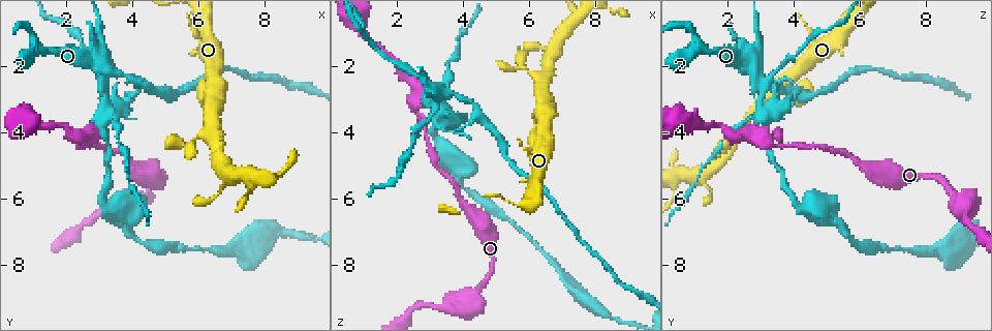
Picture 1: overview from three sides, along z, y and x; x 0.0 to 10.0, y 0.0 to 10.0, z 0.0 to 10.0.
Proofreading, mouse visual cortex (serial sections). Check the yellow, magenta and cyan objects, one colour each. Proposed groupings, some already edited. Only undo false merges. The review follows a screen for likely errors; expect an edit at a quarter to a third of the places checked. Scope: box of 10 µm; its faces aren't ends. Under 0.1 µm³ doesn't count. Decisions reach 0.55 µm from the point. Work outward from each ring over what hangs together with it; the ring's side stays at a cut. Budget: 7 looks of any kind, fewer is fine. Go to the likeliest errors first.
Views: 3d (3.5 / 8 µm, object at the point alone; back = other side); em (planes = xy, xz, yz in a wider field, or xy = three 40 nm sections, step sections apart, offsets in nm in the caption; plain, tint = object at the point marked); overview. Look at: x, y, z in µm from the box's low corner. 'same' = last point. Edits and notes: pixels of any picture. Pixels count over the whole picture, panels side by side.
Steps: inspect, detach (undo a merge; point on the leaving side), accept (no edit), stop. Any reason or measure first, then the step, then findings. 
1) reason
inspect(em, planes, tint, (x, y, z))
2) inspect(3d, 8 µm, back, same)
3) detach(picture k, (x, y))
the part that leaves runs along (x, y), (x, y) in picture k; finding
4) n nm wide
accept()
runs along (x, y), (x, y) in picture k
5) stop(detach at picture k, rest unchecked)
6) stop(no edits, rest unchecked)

thick turns thin
inspect(3d, 8 µm, (3.20, 2.15, 2.85))

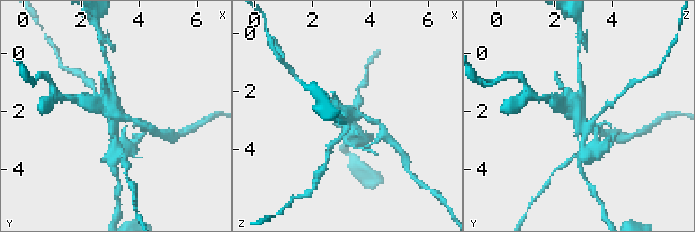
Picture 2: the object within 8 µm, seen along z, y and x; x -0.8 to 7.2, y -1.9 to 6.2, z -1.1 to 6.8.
inspect(3d, 3.5 µm, same)

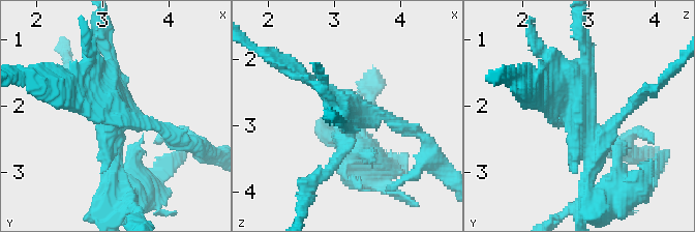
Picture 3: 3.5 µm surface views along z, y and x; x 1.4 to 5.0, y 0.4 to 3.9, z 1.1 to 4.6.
4 arms; arms of 150, 200, 200, 250 nm
inspect(em, xy, step 1, tint, (3.25, 2.15, 2.80))

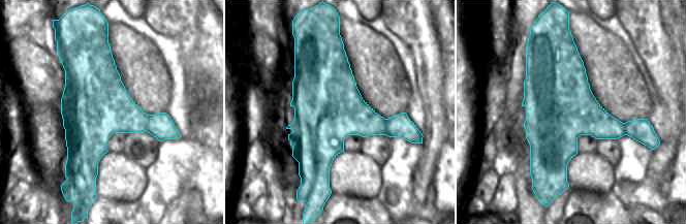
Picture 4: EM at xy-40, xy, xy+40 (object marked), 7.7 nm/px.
detach(picture 3, (374, 152))
two cells meet here

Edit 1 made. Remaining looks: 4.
inspect(overview)

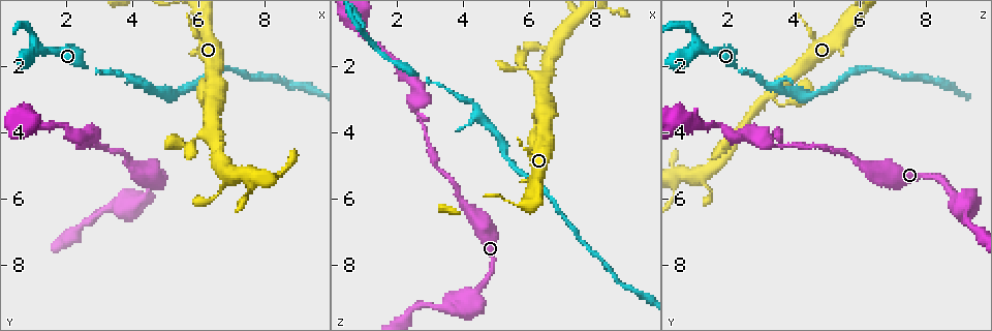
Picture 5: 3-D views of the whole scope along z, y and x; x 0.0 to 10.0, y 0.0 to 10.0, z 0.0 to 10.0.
inspect(3d, 3.5 µm, (1.15, 1.45, 1.25))

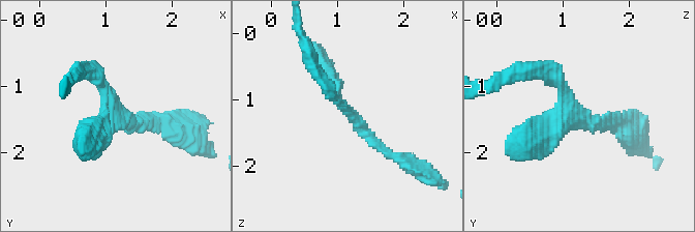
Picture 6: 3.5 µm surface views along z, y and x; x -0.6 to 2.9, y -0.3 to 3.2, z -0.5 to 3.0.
inspect(em, xy, step 3, tint, (1.20, 1.40, 1.25))

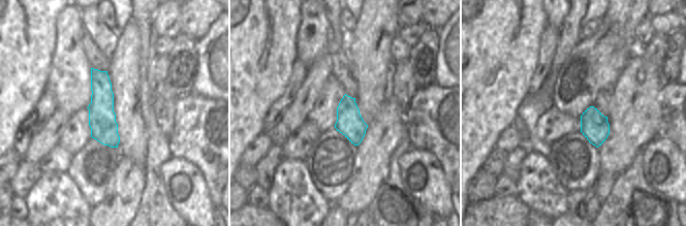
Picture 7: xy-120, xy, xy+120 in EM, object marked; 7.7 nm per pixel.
accept()
runs along (93, 71), (115, 144) in picture 7; one cell here

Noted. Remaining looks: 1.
stop(detach at picture 3, rest unchecked)

